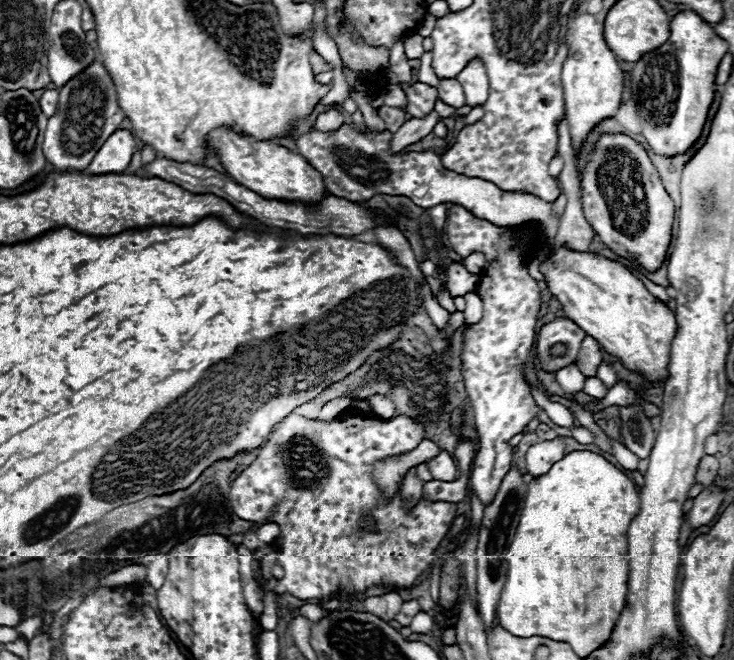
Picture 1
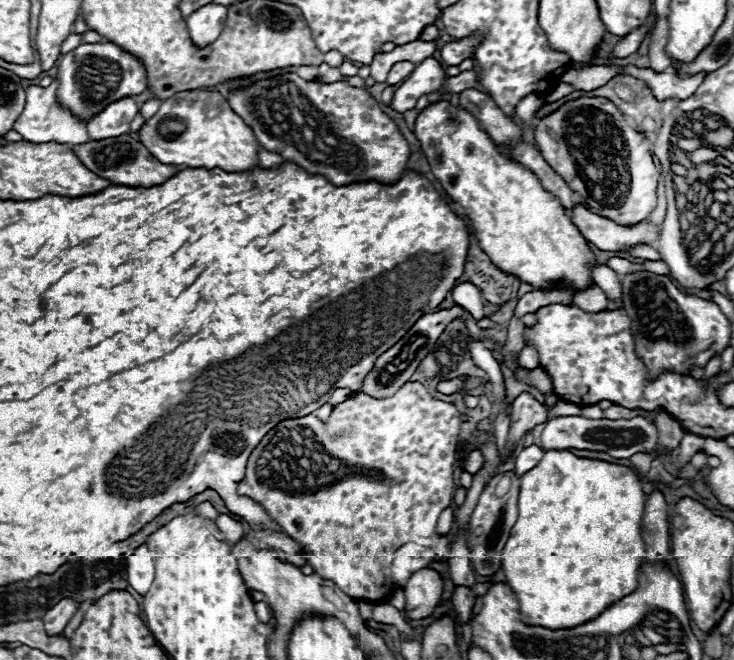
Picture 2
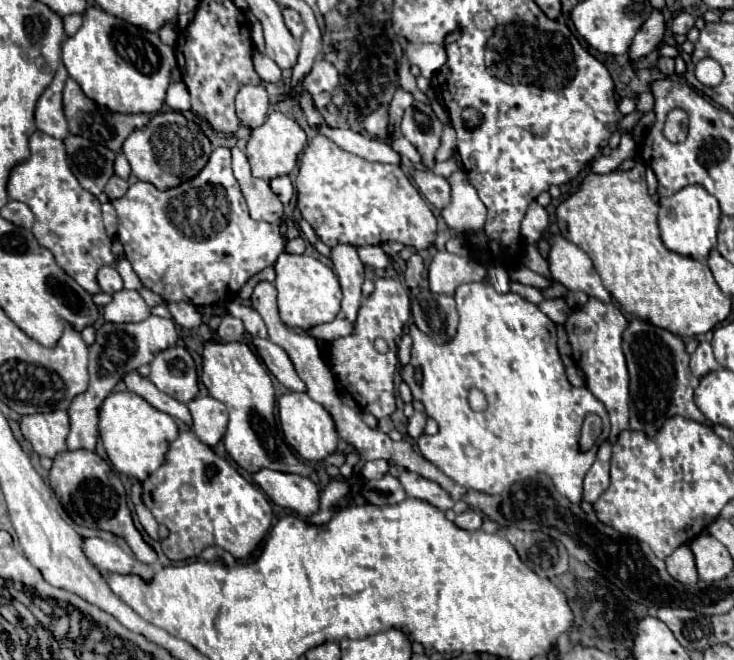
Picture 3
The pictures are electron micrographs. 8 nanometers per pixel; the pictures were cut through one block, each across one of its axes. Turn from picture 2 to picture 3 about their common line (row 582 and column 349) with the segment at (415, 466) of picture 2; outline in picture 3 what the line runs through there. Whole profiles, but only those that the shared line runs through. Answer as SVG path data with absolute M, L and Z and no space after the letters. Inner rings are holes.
M380 278L376 280L376 290L370 294L364 302L364 306L358 312L354 334L346 338L338 338L330 344L330 354L328 362L332 366L334 376L338 382L350 392L350 396L356 400L356 404L374 414L376 418L390 416L396 410L396 400L394 400L394 374L398 368L398 348L396 348L396 338L404 334L404 326L410 320L410 300L400 284L400 280L390 280L390 278ZM384 338L388 344L388 352L380 354L374 350L374 340Z

